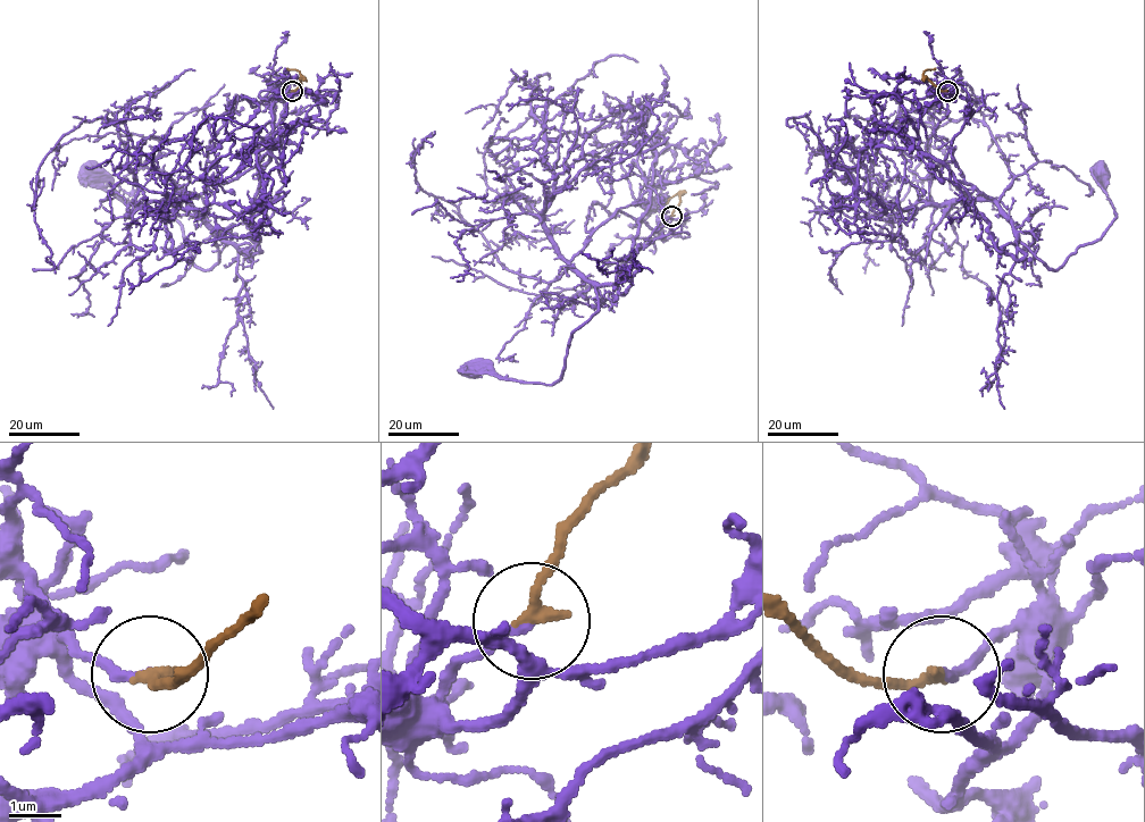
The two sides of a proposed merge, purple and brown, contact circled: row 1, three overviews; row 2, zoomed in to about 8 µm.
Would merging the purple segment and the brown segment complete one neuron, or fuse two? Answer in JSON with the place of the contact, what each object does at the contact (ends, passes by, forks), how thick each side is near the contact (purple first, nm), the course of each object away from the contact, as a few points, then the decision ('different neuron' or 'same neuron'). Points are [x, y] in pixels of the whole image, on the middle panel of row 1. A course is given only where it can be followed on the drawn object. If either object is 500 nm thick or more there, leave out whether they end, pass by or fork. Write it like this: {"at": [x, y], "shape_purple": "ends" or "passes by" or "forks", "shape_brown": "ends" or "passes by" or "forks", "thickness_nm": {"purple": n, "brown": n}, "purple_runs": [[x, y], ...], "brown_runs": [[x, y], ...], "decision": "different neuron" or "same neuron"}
{"at": [671, 216], "shape_purple": "ends", "shape_brown": "ends", "thickness_nm": {"purple": 180, "brown": 260}, "purple_runs": [[671, 215], [661, 238], [617, 209], [569, 262], [594, 287], [598, 309], [571, 333], [551, 385], [473, 370]], "brown_runs": [[671, 215], [679, 201], [679, 192], [667, 203]], "decision": "same neuron"}

